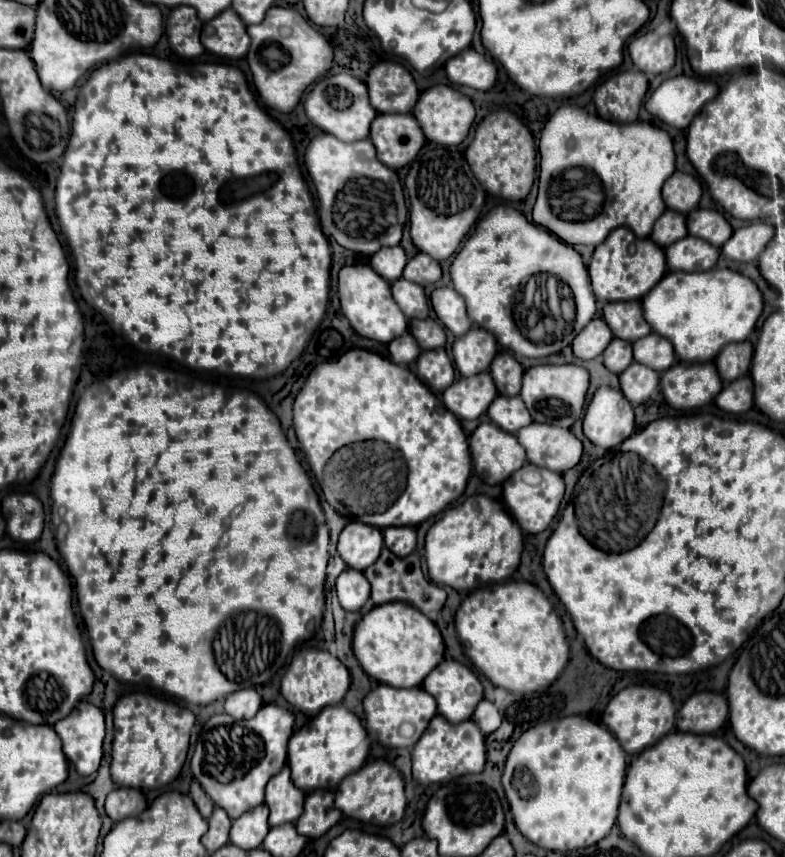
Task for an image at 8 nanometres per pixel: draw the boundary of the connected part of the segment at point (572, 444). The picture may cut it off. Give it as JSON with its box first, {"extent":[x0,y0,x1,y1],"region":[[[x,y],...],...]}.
{"extent":[517,422,583,474],"region":[[[533,422],[517,432],[517,440],[525,448],[527,462],[559,474],[577,466],[583,452],[583,444],[559,426]]]}

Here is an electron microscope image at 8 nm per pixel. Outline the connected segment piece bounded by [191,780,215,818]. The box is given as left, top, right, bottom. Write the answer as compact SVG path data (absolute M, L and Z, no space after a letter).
M193 780L193 784L191 784L191 798L193 798L193 802L195 802L199 814L201 814L203 818L209 818L215 806L213 806L211 798L201 790L201 786L199 786L197 780Z

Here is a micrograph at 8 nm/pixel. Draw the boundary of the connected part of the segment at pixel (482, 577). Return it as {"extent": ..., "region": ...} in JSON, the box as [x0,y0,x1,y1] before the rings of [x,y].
{"extent":[425,494,523,590],"region":[[[483,494],[467,498],[461,506],[451,508],[437,520],[425,538],[425,560],[429,578],[455,590],[477,590],[505,582],[519,566],[523,552],[523,532],[511,520],[507,508]]]}

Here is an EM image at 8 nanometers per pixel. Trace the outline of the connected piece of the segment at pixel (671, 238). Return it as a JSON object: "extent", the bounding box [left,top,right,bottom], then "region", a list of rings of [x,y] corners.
{"extent":[651,210,687,248],"region":[[[667,210],[653,226],[651,232],[651,240],[661,246],[667,248],[671,246],[675,240],[681,240],[687,236],[687,216],[685,214],[677,214],[673,210]]]}

